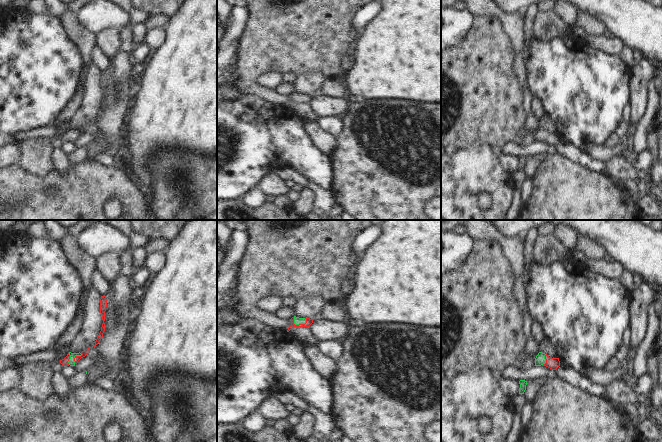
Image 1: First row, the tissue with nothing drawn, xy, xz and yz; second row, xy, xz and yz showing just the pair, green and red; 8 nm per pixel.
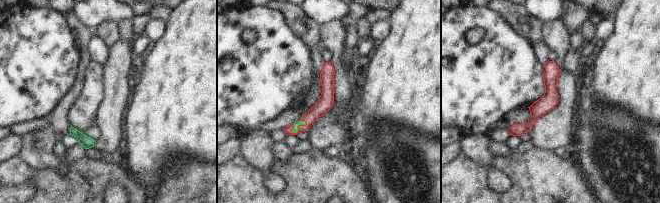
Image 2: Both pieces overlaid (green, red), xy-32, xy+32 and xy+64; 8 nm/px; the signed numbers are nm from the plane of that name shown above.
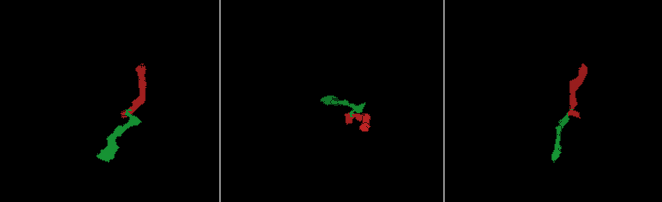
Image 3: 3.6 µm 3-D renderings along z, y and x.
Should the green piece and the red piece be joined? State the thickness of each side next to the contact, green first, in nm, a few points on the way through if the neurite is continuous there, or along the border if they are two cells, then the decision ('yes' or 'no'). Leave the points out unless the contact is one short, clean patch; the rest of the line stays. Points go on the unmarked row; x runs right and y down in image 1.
60 nm thick on the green side, 50 nm on the other; runs through xz (297, 96), (297, 100), (309, 97); yes

